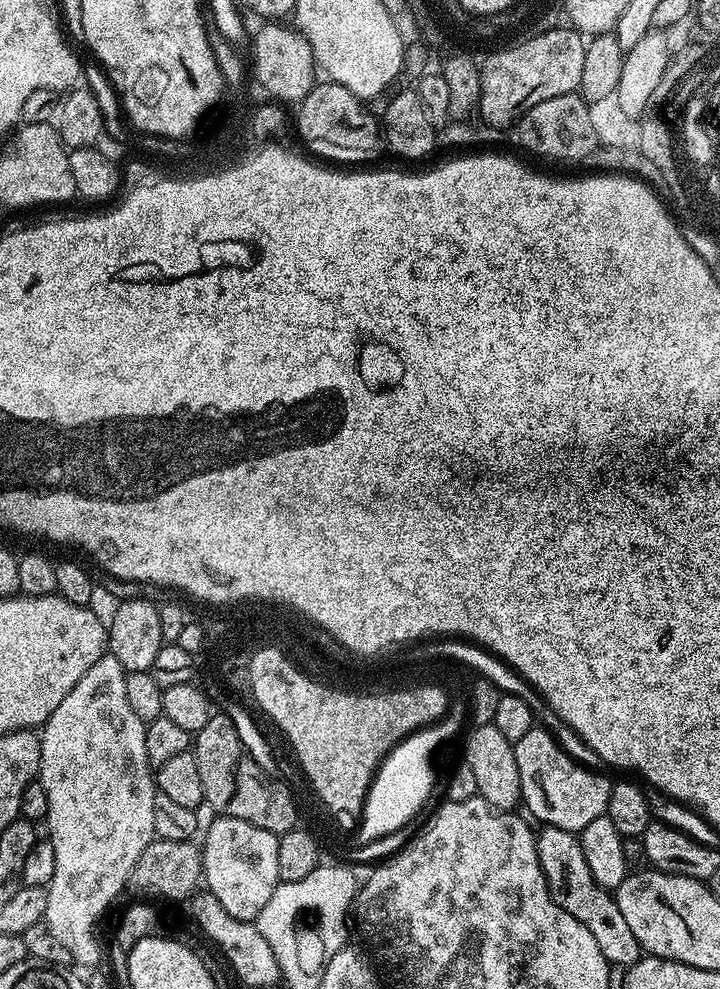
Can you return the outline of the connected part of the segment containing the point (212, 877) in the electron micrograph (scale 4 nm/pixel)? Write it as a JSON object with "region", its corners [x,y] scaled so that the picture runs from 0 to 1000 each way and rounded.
{"region":[[[300,825],[296,833],[282,842],[281,865],[283,868],[282,893],[288,901],[308,912],[314,924],[332,930],[354,931],[356,926],[375,912],[375,904],[392,892],[386,884],[386,851],[389,845],[375,839],[364,839],[364,835],[353,835],[347,831],[336,831],[336,827],[319,827],[318,825]]]}

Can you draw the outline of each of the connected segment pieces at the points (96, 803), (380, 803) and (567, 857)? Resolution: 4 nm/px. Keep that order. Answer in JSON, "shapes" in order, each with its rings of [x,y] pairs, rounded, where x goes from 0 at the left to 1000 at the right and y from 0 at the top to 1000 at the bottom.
{"shapes":[[[[154,661],[136,665],[136,669],[131,669],[131,673],[125,673],[125,677],[119,677],[119,681],[114,681],[114,686],[108,686],[108,694],[103,694],[103,698],[97,698],[97,702],[92,702],[92,706],[86,706],[86,710],[81,710],[81,718],[75,718],[75,722],[69,722],[69,726],[53,740],[56,746],[53,790],[63,797],[68,807],[68,819],[64,826],[67,841],[64,841],[64,845],[75,855],[75,888],[64,895],[67,907],[64,908],[64,924],[58,933],[69,940],[69,944],[75,944],[75,948],[81,948],[81,952],[86,952],[86,957],[92,957],[96,968],[108,963],[106,954],[128,954],[136,949],[136,943],[132,942],[133,929],[160,912],[161,905],[172,897],[179,897],[186,876],[192,872],[192,868],[197,868],[197,859],[203,859],[203,855],[208,855],[217,845],[214,815],[217,814],[219,798],[214,788],[214,778],[206,771],[203,732],[181,716],[179,707],[175,704],[175,688],[172,674],[164,669],[164,665],[158,665]]],[[[632,718],[624,719],[610,730],[585,736],[582,740],[574,740],[561,749],[546,756],[544,761],[533,767],[528,778],[522,781],[522,788],[517,791],[517,797],[511,801],[511,807],[506,810],[506,820],[497,829],[497,836],[492,845],[506,853],[517,853],[521,849],[528,849],[532,845],[539,845],[543,841],[550,841],[589,812],[594,809],[594,804],[600,801],[600,763],[611,756],[615,748],[622,748],[639,736],[639,724]]],[[[751,836],[744,841],[744,858],[747,872],[753,876],[756,886],[764,891],[774,911],[829,950],[836,965],[846,976],[863,975],[871,981],[892,969],[892,960],[886,948],[875,941],[869,928],[864,928],[864,920],[858,920],[854,909],[842,904],[840,899],[825,892],[825,884],[819,884],[819,876],[814,876],[814,863],[808,863],[808,855],[801,842],[788,841],[779,837]]]]}

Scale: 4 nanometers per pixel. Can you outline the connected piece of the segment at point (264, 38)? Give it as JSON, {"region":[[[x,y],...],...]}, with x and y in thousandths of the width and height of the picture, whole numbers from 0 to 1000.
{"region":[[[367,22],[356,32],[356,37],[349,37],[350,42],[350,65],[347,61],[349,76],[356,76],[356,81],[383,101],[407,101],[415,103],[431,95],[431,91],[440,84],[442,70],[433,49],[425,42],[425,38],[410,27],[399,28],[394,22]]]}

